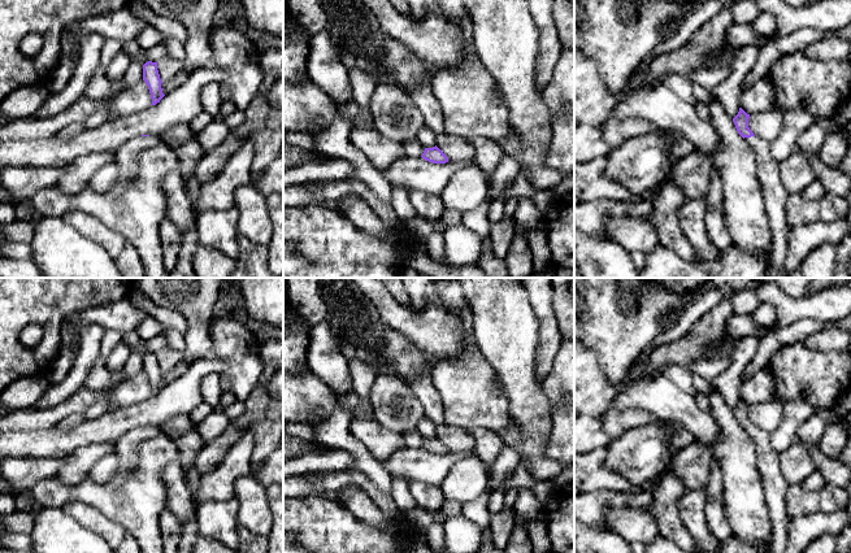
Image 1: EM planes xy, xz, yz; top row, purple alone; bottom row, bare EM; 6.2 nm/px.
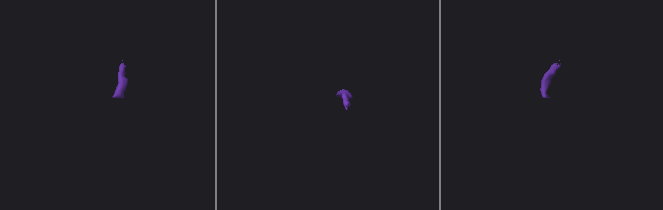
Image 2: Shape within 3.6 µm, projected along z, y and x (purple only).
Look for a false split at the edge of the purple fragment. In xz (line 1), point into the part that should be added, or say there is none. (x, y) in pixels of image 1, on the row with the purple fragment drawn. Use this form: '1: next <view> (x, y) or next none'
1: next none

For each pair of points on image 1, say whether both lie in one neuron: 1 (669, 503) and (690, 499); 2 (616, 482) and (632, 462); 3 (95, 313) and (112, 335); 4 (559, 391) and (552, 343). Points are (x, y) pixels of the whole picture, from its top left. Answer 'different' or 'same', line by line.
1: different
2: different
3: different
4: different

